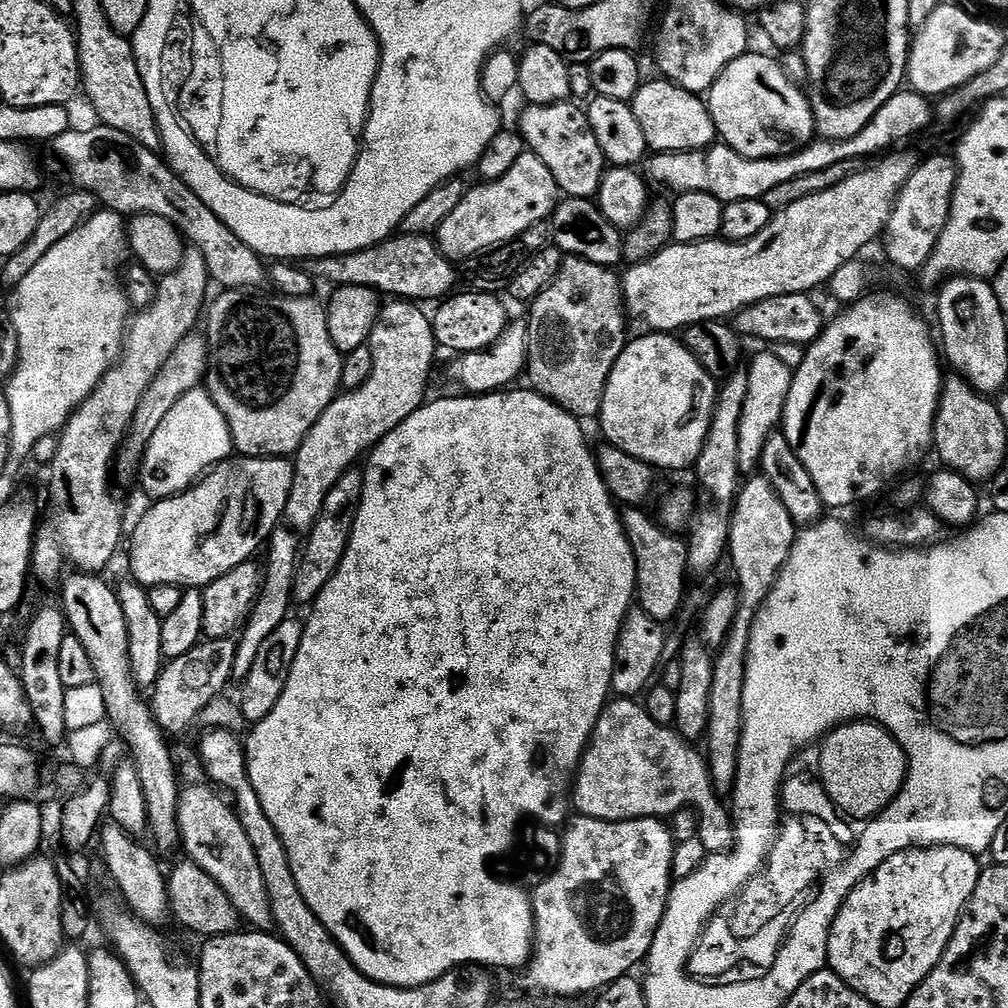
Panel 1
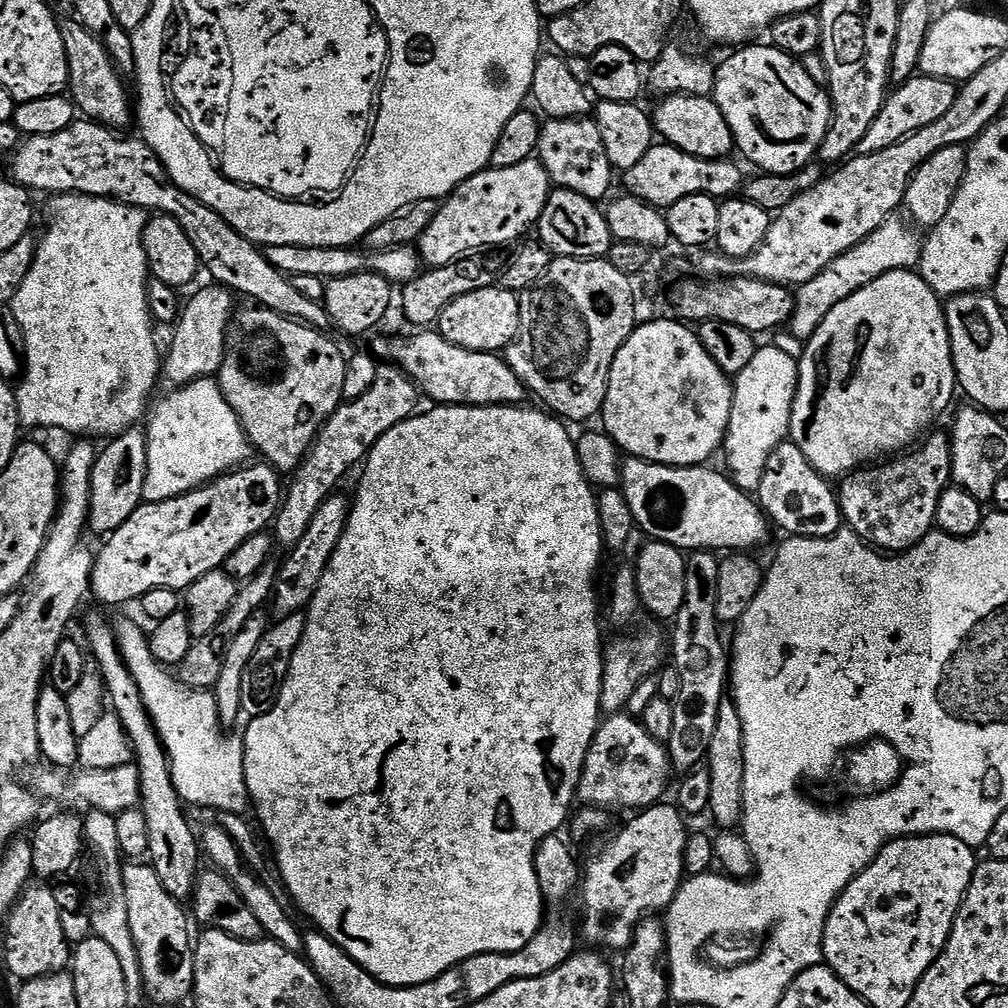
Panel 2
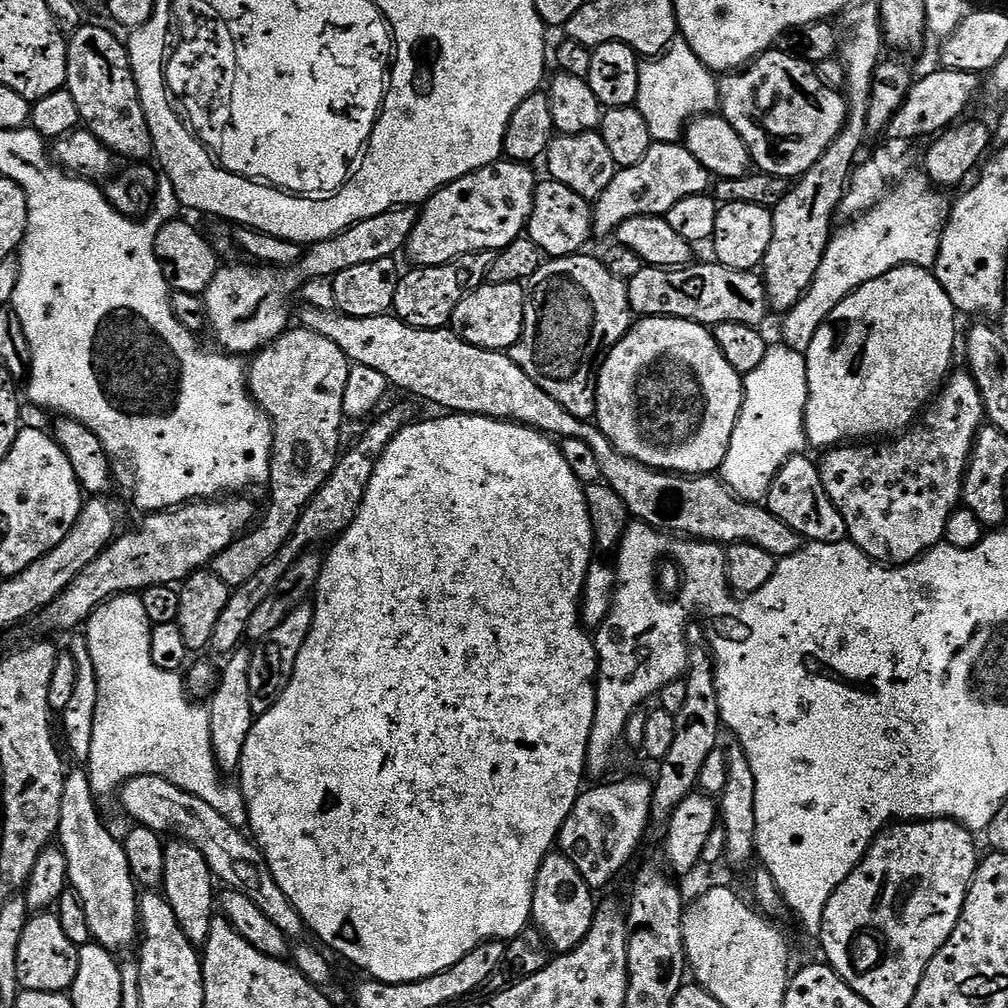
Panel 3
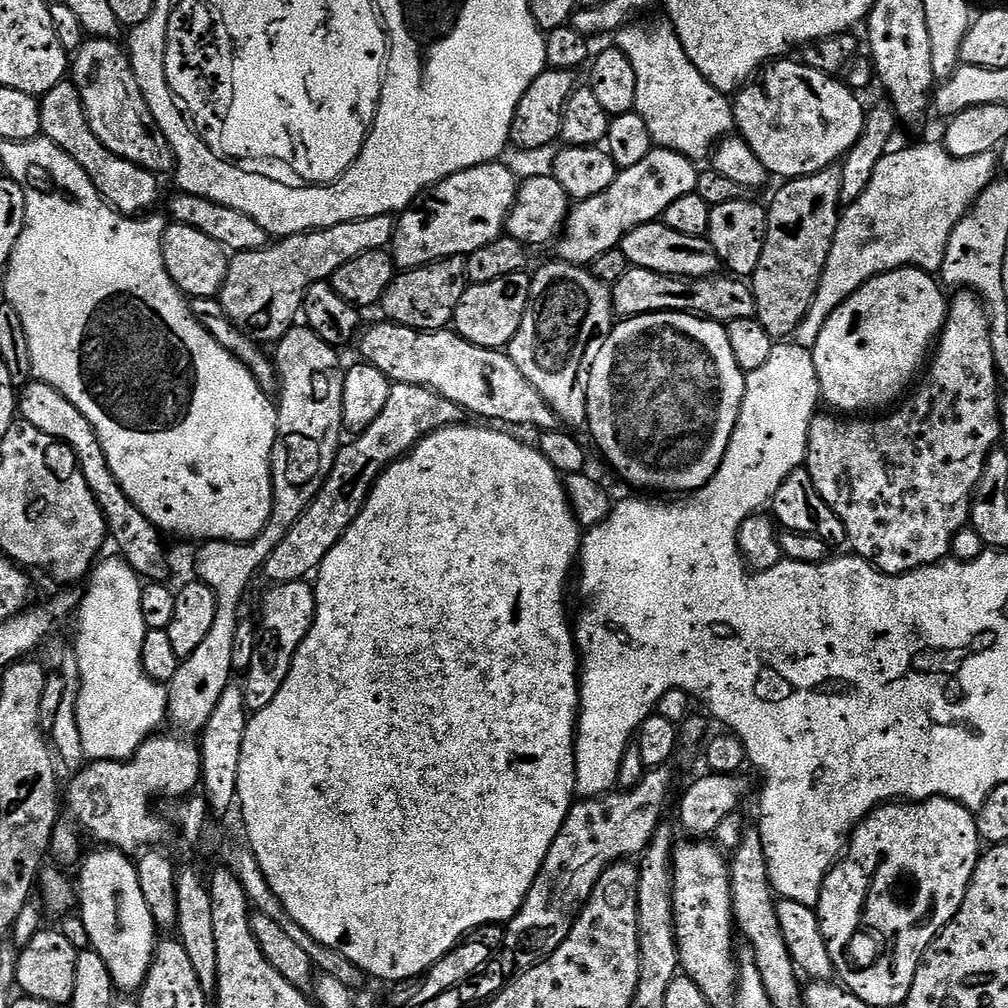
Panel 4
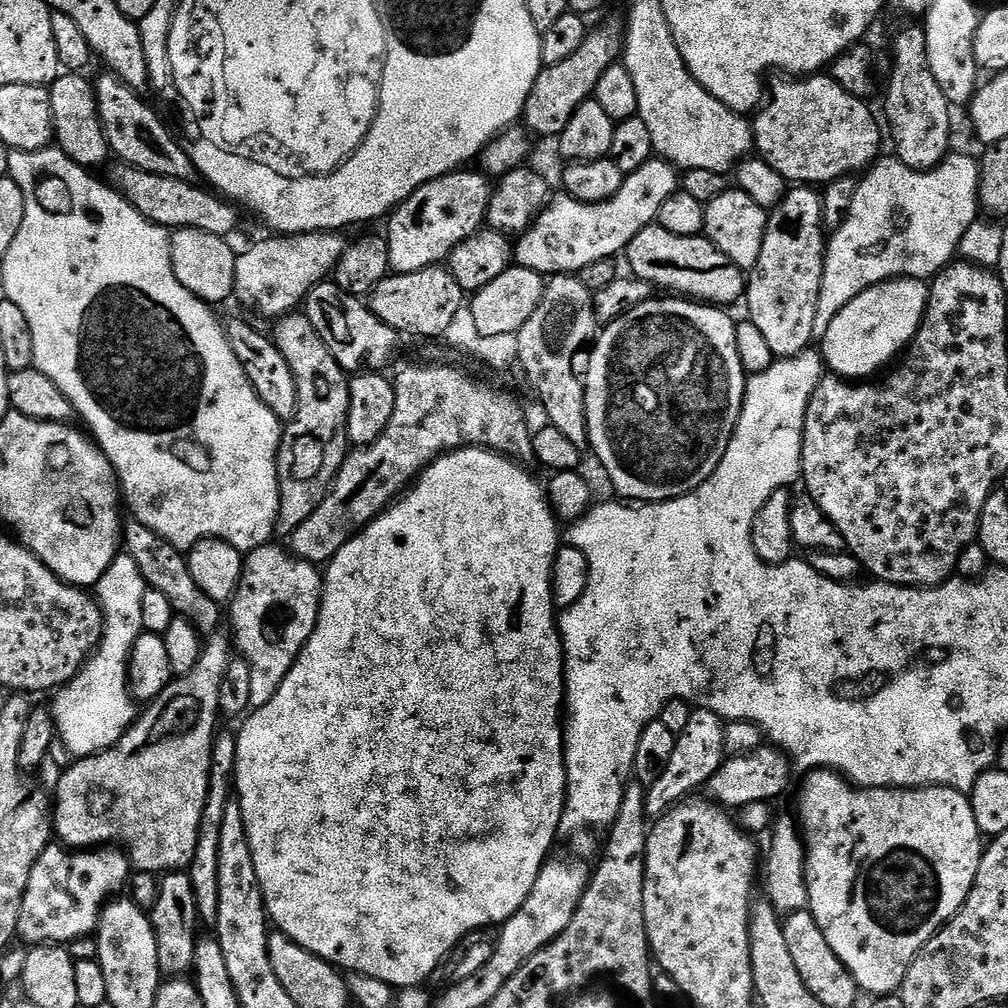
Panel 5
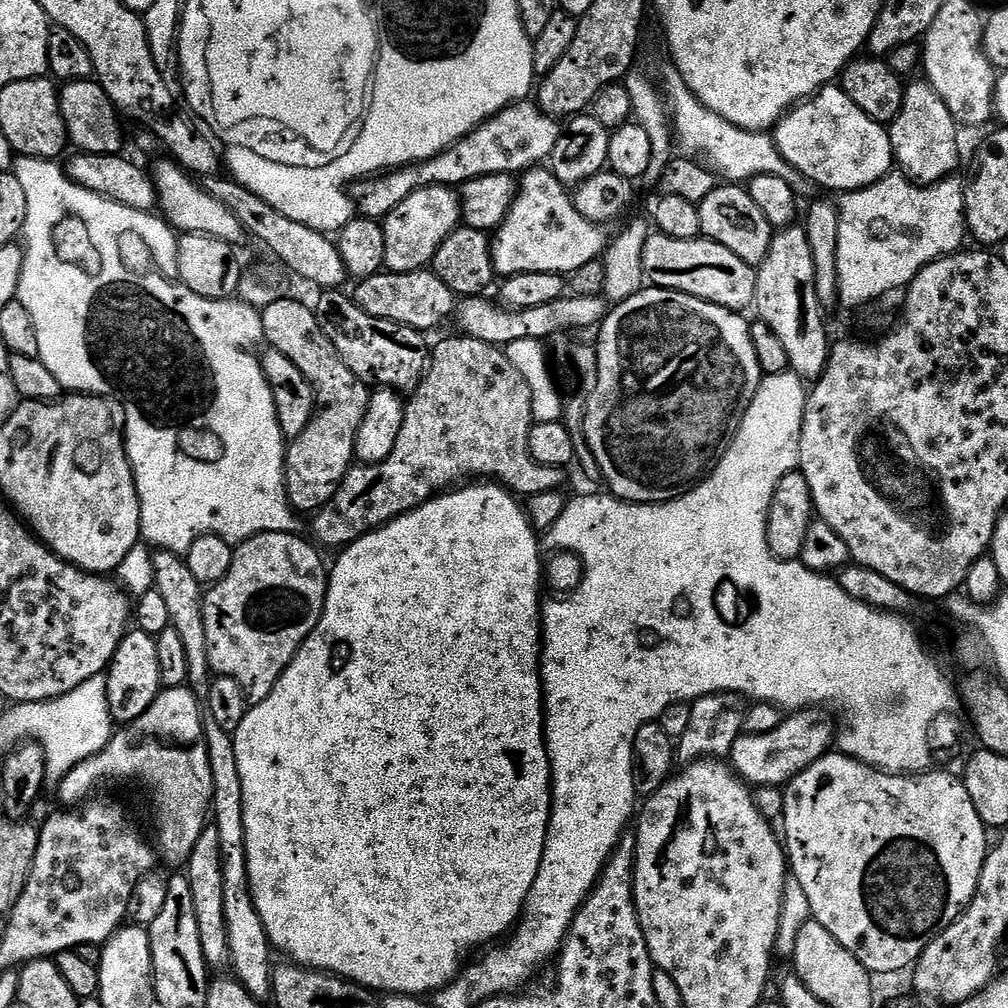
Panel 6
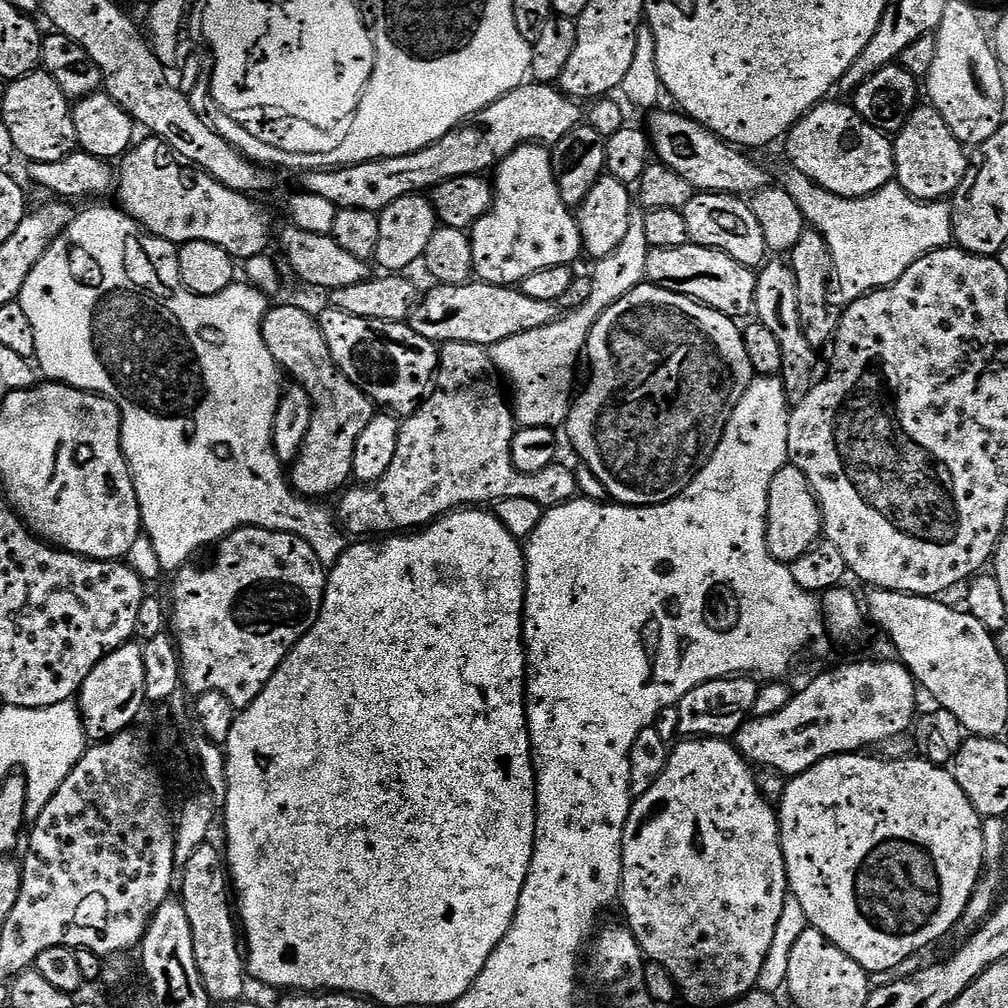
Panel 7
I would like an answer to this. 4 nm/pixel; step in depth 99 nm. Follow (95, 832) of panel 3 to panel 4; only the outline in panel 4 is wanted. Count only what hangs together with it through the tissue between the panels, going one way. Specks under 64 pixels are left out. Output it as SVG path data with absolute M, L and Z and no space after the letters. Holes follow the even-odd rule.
M104 846L96 851L100 852L92 852L89 856L87 853L78 868L80 871L78 914L82 922L86 922L86 934L90 934L91 951L96 952L98 958L106 962L106 970L110 970L113 989L117 993L122 992L120 994L136 994L139 993L148 977L152 956L156 953L158 929L150 914L150 906L142 895L142 886L138 882L138 870L135 863L117 848Z

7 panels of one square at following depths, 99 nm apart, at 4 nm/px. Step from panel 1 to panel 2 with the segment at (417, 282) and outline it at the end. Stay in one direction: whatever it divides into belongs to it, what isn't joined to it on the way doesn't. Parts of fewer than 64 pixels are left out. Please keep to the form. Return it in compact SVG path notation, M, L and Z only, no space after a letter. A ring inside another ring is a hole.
M267 246L263 249L264 257L285 276L301 276L310 274L322 278L326 282L337 280L350 274L376 272L386 278L393 286L403 286L418 278L422 271L420 253L415 247L395 248L381 252L369 252L356 246L346 248L319 248L318 246Z

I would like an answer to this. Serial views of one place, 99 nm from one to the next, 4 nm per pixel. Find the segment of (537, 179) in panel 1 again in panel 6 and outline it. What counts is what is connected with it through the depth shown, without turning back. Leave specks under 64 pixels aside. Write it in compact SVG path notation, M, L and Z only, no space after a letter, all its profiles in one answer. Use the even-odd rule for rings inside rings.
M423 188L406 198L383 221L386 234L384 267L390 272L418 272L432 263L438 246L455 228L461 227L460 197L452 188Z

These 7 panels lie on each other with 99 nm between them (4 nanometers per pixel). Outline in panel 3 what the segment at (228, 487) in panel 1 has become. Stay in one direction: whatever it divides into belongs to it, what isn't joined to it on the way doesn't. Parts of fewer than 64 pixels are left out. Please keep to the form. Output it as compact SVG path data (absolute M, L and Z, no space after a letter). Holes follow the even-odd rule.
M220 498L215 502L181 504L180 507L168 508L165 512L145 515L140 528L126 533L125 536L117 535L108 545L108 549L98 554L98 558L94 558L94 562L90 562L90 566L86 566L86 570L82 570L82 574L78 574L78 578L74 578L74 582L70 582L70 586L66 586L66 590L62 590L58 598L54 598L54 602L50 602L50 606L42 613L45 626L52 632L71 633L87 621L98 605L105 604L112 596L139 594L155 584L176 586L187 580L192 573L207 569L212 559L222 550L226 550L226 546L234 543L236 537L257 519L258 508L256 512L250 501L240 499L244 498Z

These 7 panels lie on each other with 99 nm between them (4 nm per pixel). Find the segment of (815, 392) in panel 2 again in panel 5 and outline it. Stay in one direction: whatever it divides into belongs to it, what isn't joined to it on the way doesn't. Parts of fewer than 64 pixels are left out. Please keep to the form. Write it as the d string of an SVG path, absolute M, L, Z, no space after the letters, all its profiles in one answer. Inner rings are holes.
M907 278L887 280L881 284L870 286L865 292L858 294L858 298L850 301L845 308L838 310L838 314L822 334L822 340L824 340L822 359L827 371L841 378L851 378L856 382L875 377L872 376L875 372L883 373L889 367L887 364L900 351L901 355L916 339L916 332L920 329L920 323L924 320L924 311L928 305L928 290L929 285L922 280Z

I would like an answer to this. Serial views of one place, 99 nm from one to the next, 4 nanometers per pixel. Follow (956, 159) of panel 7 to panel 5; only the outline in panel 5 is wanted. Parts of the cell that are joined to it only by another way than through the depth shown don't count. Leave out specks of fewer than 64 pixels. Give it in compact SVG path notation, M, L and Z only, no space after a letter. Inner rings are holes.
M908 22L892 40L890 55L892 71L886 77L888 93L884 96L884 116L888 119L886 132L892 135L895 159L919 172L936 168L949 155L948 143L952 140L952 116L946 94L930 74L926 58L926 34L916 22Z

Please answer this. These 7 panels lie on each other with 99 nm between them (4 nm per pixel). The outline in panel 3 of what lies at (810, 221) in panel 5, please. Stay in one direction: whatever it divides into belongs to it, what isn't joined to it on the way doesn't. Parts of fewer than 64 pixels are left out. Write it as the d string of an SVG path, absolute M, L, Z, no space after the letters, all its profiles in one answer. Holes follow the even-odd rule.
M853 3L852 7L843 13L842 20L848 23L848 29L843 29L838 49L838 59L845 68L842 92L848 102L848 117L844 128L838 134L838 138L830 142L826 154L822 154L822 158L818 158L818 162L814 162L814 166L810 166L810 170L789 187L782 202L778 202L778 206L772 209L774 234L770 234L770 250L766 250L762 275L769 309L777 314L792 309L811 286L814 274L822 262L822 254L834 235L832 215L837 215L852 169L858 163L856 151L868 136L866 112L870 110L874 70L882 59L880 51L885 51L886 48L884 32L880 29L879 3Z

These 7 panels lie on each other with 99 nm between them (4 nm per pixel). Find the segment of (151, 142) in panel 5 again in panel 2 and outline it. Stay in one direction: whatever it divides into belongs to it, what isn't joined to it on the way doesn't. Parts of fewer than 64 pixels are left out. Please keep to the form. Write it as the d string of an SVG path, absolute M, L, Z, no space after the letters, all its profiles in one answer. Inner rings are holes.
M75 18L69 20L61 19L59 21L60 33L62 34L62 42L66 46L67 62L68 62L68 78L69 78L69 93L73 104L87 118L92 119L96 123L113 130L124 130L128 124L131 125L134 110L128 92L122 82L121 73L112 59L109 58L108 52L102 46L100 40L94 38L92 34L84 27L81 22Z

